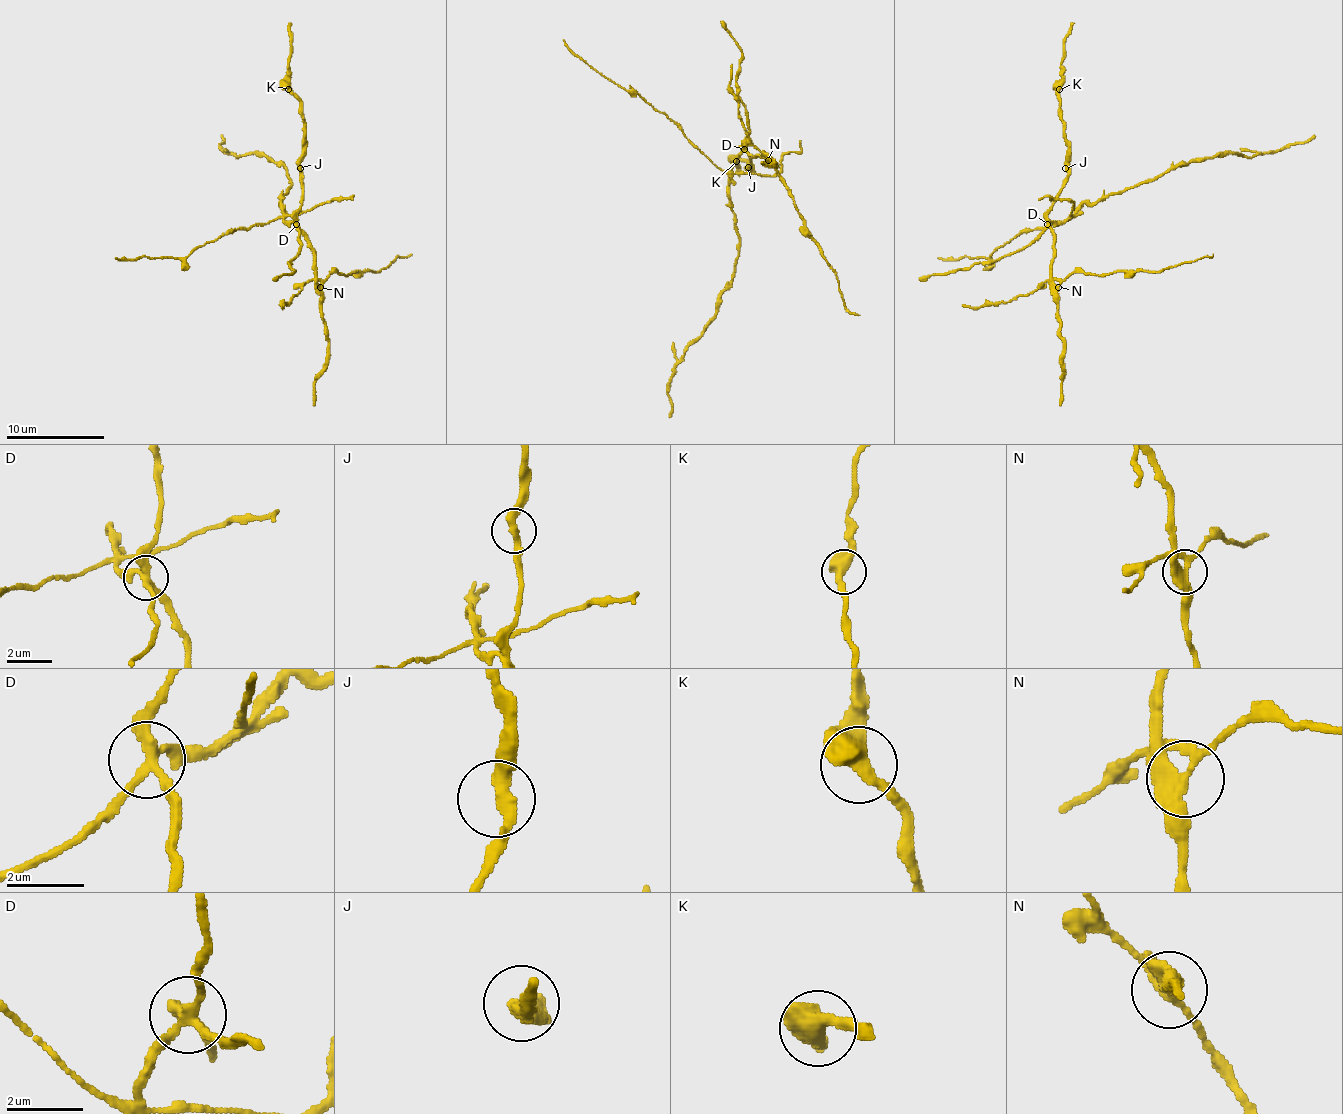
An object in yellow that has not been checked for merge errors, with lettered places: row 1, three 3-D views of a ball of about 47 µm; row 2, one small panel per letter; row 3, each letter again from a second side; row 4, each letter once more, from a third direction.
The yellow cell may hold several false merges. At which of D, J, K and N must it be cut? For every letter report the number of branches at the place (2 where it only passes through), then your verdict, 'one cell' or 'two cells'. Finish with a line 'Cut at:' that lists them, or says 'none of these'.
D: branches 4; two cells
J: branches 2; one cell
K: branches 3; one cell
N: branches 3; two cells
Cut at: D, N

